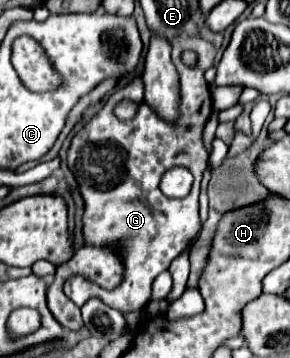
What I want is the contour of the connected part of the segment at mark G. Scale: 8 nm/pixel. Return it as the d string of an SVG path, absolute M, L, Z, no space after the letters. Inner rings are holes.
M176 38L176 42L172 44L172 60L174 60L174 64L178 68L178 74L180 74L180 94L182 94L182 116L180 116L180 122L176 122L172 126L160 122L160 118L156 118L154 110L150 106L146 106L146 102L144 102L142 78L134 78L134 80L130 80L130 84L126 84L124 88L114 92L108 98L106 106L98 112L98 116L94 116L74 136L74 140L70 144L70 150L68 150L68 166L74 172L74 176L78 176L80 192L82 192L82 198L86 202L84 230L82 230L84 232L84 240L86 240L86 244L96 244L96 246L100 246L100 242L120 242L120 246L124 246L124 252L128 252L128 254L124 254L124 258L128 258L126 278L112 292L102 290L98 284L94 284L92 280L86 280L80 274L70 276L70 279L64 284L64 294L76 306L86 304L90 298L98 298L106 306L110 306L110 308L114 308L114 310L118 310L122 314L138 312L138 310L142 310L150 302L154 278L160 272L168 270L168 266L170 266L170 262L174 258L178 258L182 252L192 248L194 238L202 230L200 214L198 214L198 196L200 196L202 172L204 172L204 168L208 164L208 154L206 154L206 148L202 144L202 130L204 130L204 124L208 122L208 118L212 114L212 96L210 96L208 82L204 80L204 72L214 64L214 58L216 58L216 48L208 40L202 40L202 38ZM188 50L196 54L196 64L192 64L192 66L186 66L182 62L182 54L188 52ZM122 100L138 102L138 112L136 112L134 118L120 120L114 114L116 104L122 102ZM172 166L184 166L194 176L192 190L190 190L190 194L186 198L168 198L158 188L162 174L166 170L170 170Z

